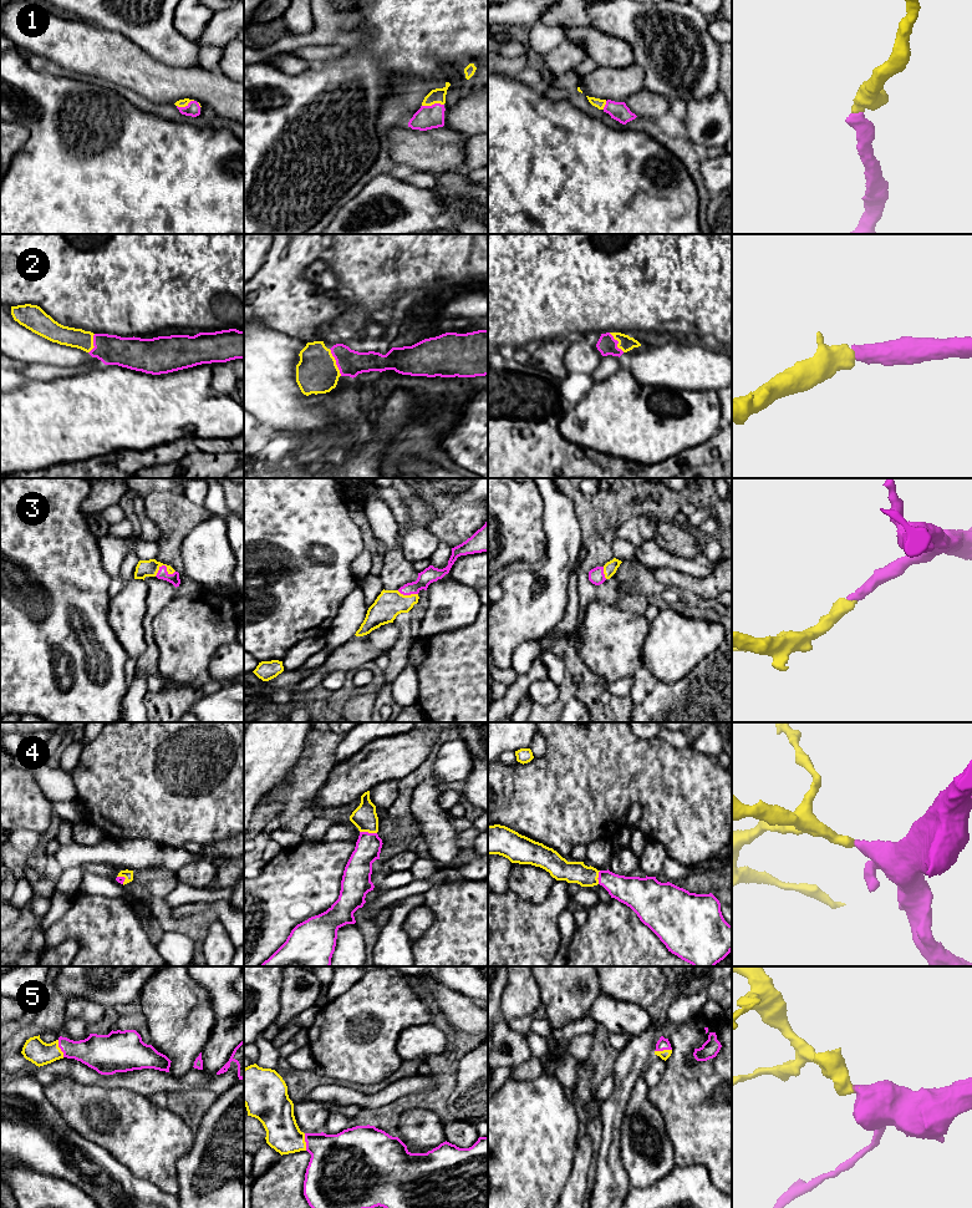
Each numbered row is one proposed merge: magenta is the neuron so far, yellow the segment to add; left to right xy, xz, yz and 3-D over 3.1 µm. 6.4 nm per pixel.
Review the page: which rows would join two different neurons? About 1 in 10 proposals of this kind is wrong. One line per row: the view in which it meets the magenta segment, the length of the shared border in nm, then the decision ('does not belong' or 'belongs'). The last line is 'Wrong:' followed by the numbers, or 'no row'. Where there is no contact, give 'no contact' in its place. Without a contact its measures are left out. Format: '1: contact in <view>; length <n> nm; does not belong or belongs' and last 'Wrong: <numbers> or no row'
1: contact in xz; length 140 nm; belongs
2: contact in xz; length 190 nm; belongs
3: contact in xy; length 140 nm; belongs
4: contact in xz; length 110 nm; belongs
5: contact in xy; length 120 nm; belongs
Wrong: no row

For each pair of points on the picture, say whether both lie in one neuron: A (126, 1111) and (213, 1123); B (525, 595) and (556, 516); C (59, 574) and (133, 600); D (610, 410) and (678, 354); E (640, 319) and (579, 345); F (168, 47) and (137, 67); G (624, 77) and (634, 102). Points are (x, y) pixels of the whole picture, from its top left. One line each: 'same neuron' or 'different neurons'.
A: different neurons
B: same neuron
C: different neurons
D: different neurons
E: different neurons
F: different neurons
G: different neurons

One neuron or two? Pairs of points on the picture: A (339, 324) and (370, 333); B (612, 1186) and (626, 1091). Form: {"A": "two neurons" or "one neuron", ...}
{"A": "one neuron", "B": "one neuron"}

